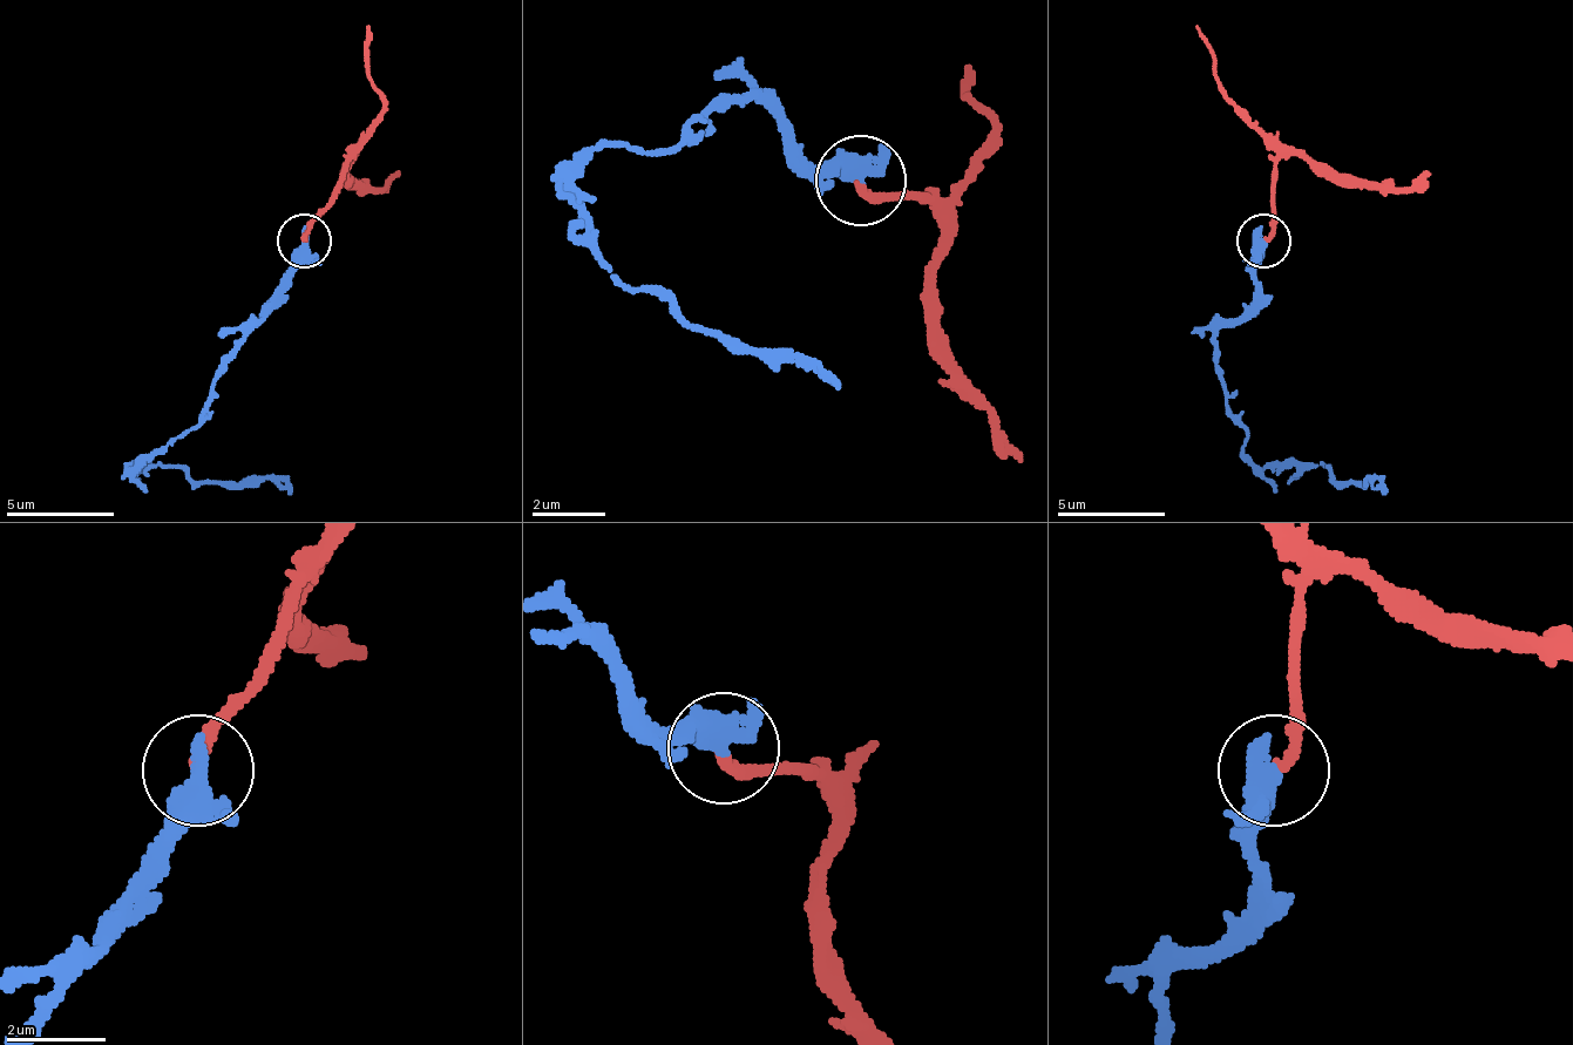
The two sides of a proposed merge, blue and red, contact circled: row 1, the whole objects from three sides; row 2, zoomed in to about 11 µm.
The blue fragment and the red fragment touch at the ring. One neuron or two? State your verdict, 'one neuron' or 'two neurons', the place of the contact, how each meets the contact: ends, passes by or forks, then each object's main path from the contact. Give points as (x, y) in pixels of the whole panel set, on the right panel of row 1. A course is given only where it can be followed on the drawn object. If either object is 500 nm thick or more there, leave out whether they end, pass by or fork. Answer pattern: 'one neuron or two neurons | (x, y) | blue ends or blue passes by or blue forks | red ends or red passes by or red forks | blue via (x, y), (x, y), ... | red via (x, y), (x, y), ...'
one neuron | (1263, 241) | blue passes by | red ends | blue via (1262, 243), (1258, 291), (1219, 334), (1225, 404), (1246, 431), (1241, 453), (1322, 463), (1387, 496) | red via (1262, 237), (1273, 167), (1285, 156), (1414, 189), (1430, 172)

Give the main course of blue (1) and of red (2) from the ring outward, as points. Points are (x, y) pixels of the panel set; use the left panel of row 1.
1: (303, 243), (211, 404), (190, 431), (130, 463), (163, 463), (207, 480), (276, 480), (292, 496)
2: (303, 237), (340, 167), (352, 156), (346, 172), (357, 183), (384, 189), (400, 172)

